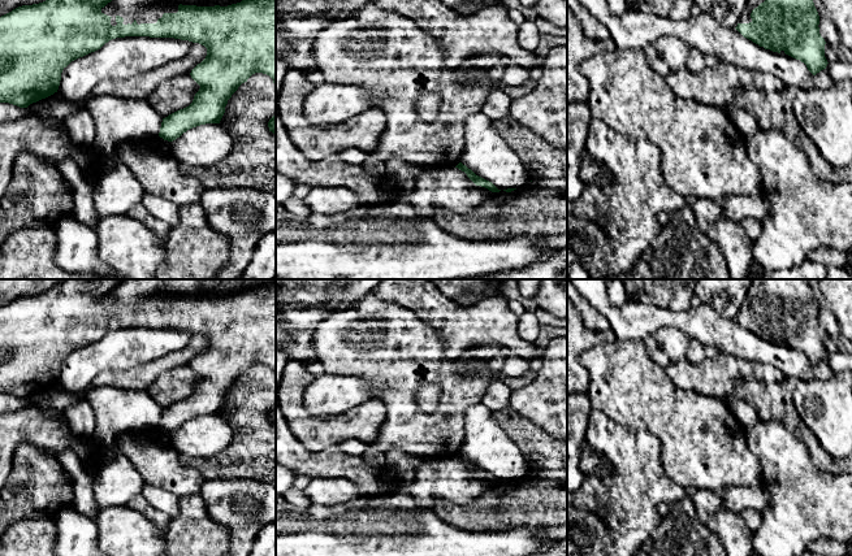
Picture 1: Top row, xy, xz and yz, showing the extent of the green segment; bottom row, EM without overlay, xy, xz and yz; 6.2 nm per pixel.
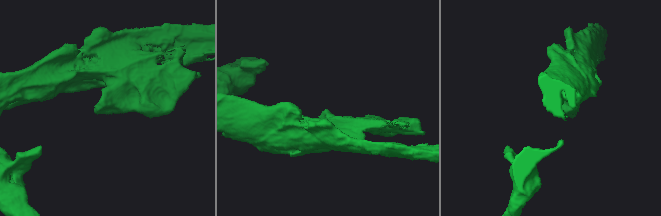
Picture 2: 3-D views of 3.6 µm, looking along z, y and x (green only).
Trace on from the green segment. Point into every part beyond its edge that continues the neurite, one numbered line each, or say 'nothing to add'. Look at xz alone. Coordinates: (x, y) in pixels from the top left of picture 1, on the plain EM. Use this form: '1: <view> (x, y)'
nothing to add

